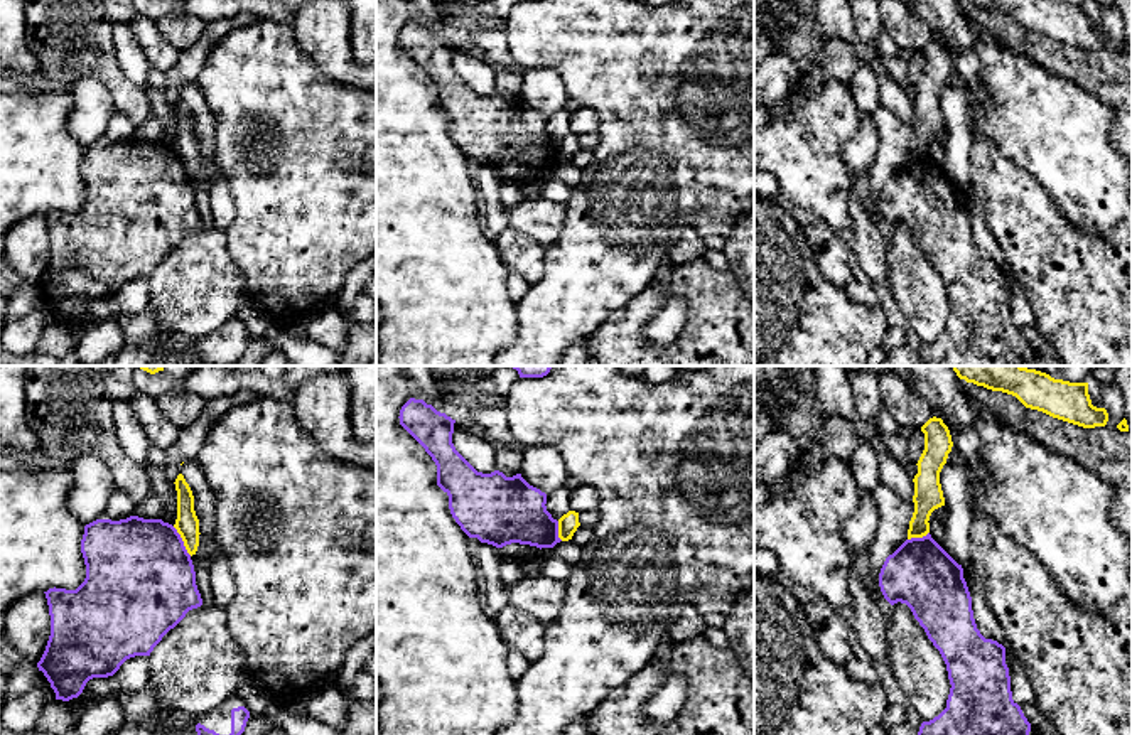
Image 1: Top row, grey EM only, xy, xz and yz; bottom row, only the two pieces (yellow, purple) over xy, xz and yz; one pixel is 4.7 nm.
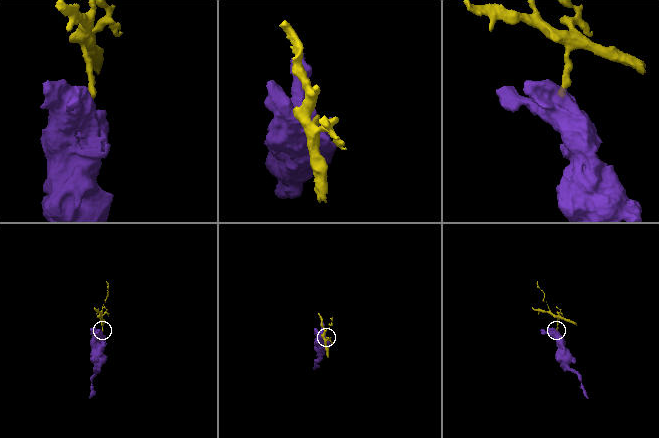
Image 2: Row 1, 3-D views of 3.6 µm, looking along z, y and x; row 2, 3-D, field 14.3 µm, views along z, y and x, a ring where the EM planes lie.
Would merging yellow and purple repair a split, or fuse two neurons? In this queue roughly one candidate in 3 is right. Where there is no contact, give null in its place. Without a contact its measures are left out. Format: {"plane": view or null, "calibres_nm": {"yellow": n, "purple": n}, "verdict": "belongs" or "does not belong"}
{"plane": "xy", "calibres_nm": {"yellow": 110, "purple": 480}, "verdict": "does not belong"}

